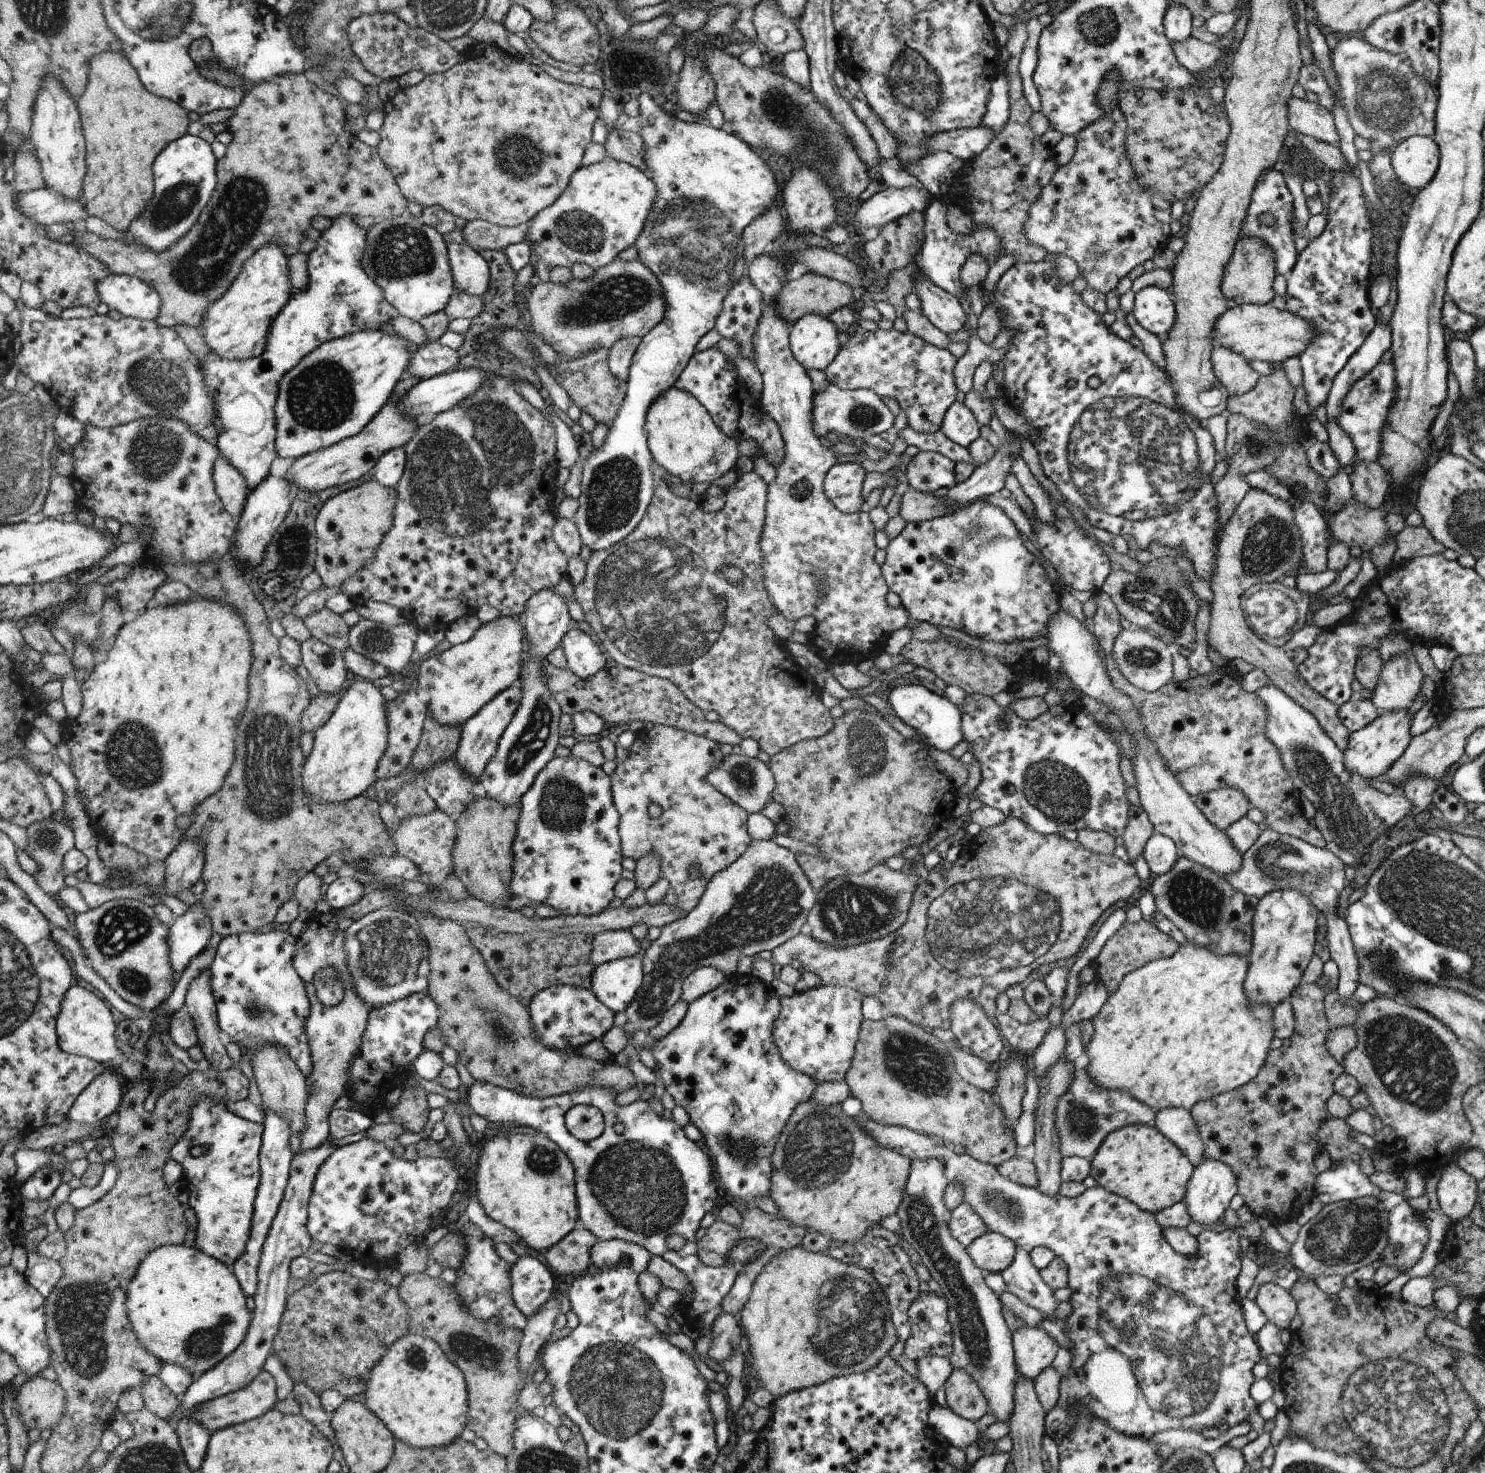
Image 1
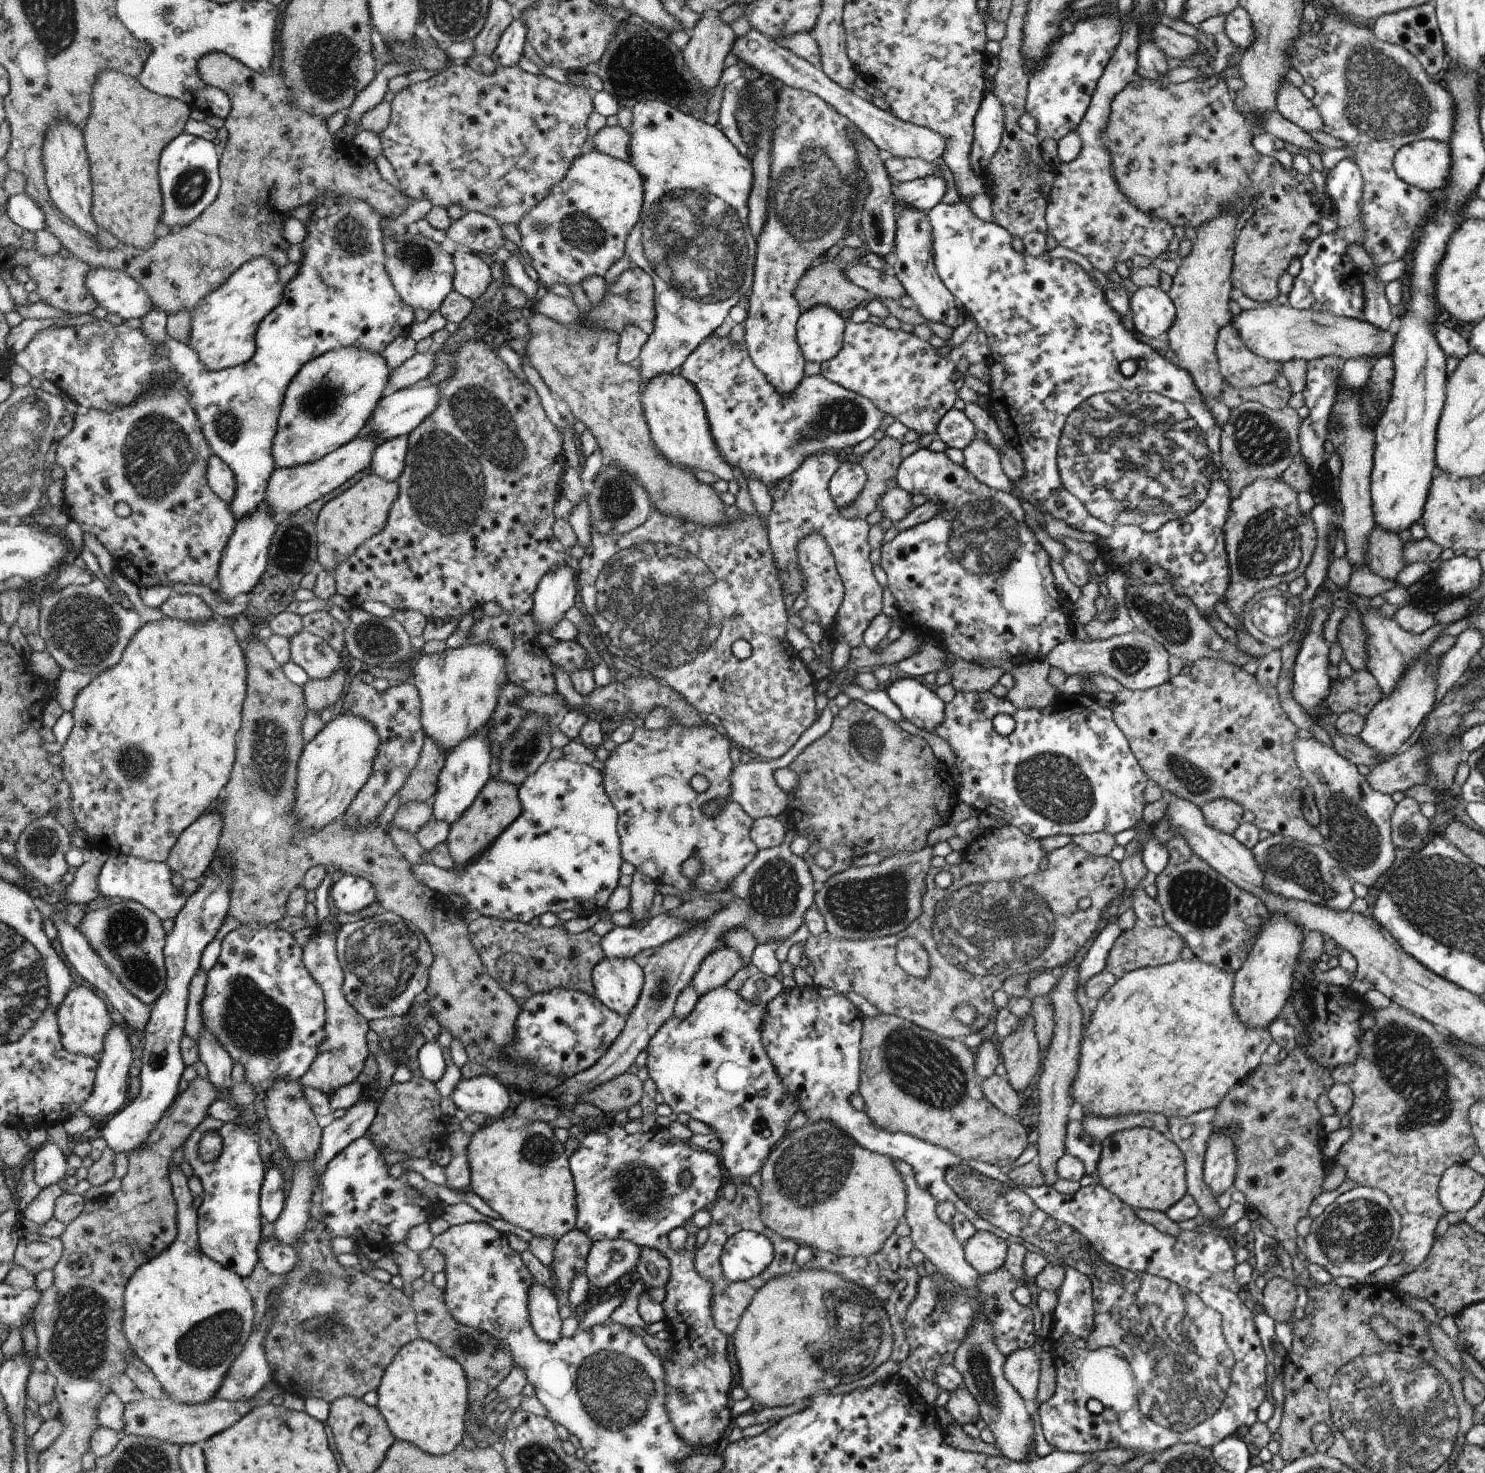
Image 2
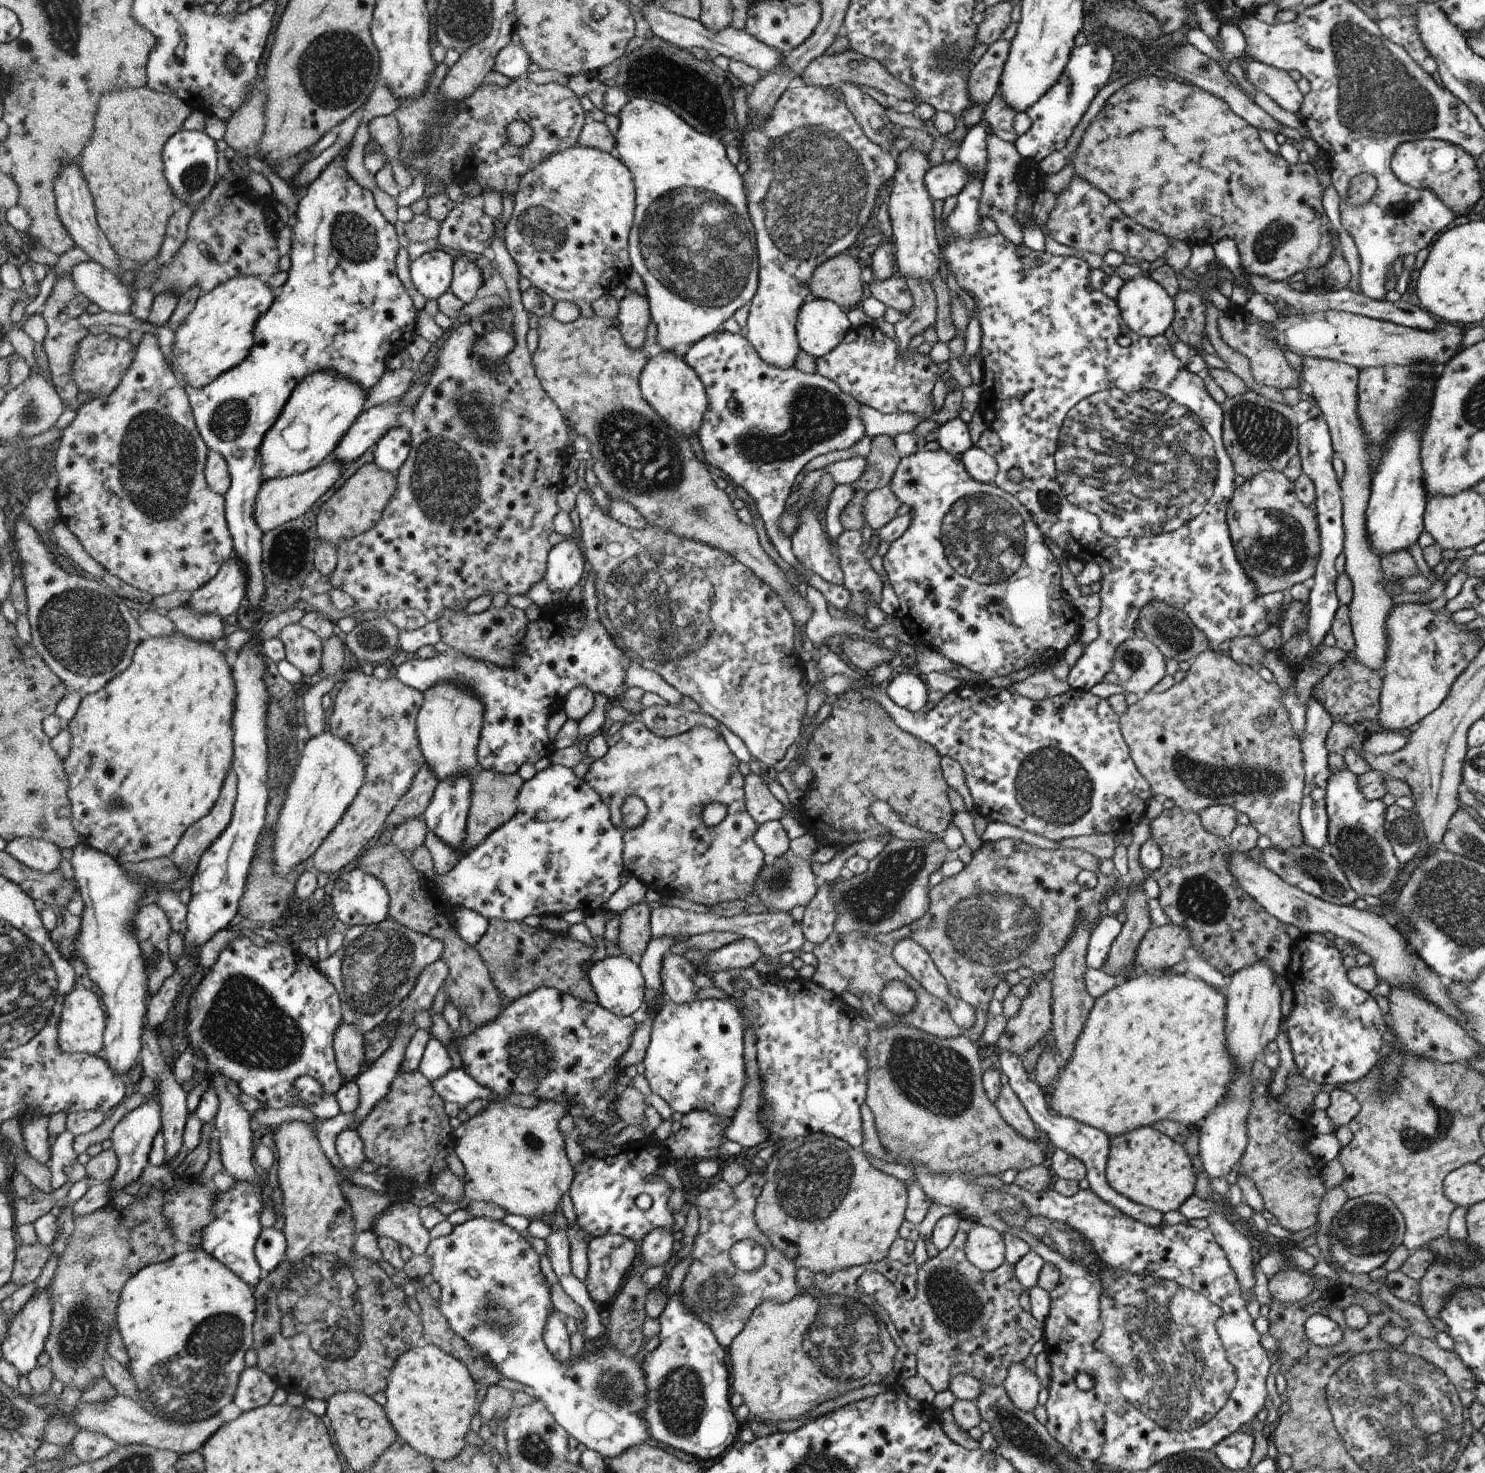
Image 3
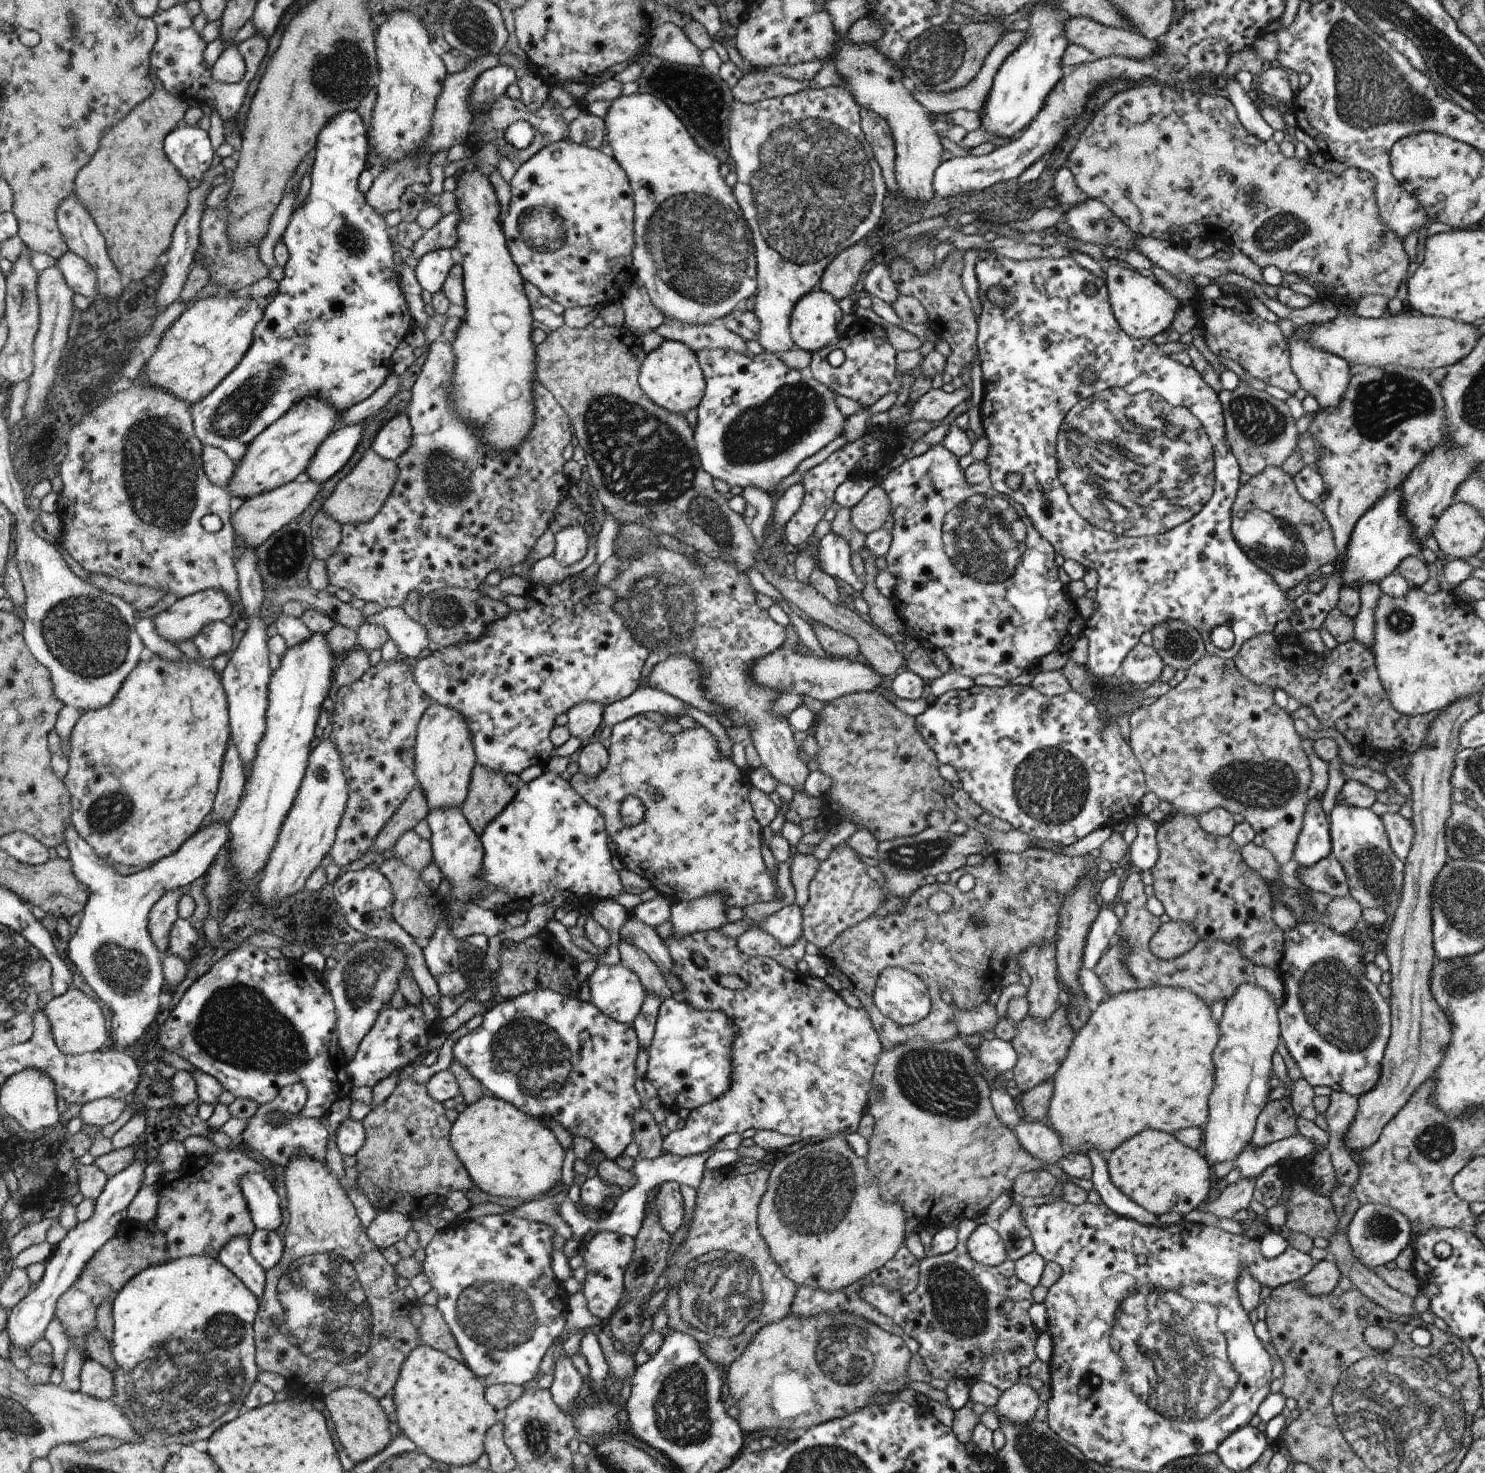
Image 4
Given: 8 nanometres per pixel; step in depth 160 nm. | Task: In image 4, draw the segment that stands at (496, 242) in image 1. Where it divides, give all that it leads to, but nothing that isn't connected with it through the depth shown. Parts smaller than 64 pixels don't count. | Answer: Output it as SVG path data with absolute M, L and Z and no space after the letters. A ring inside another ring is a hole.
M452 211L442 217L431 229L425 230L411 248L414 258L419 260L430 251L451 249L456 246L458 237L459 212Z

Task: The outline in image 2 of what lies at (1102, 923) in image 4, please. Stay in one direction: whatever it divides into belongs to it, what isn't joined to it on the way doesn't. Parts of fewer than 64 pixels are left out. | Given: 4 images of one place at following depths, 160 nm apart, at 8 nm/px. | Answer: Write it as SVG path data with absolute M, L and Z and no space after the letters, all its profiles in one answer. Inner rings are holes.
M1108 923L1106 927L1094 938L1092 946L1082 962L1079 963L1079 988L1077 989L1077 999L1082 1008L1082 1017L1086 1026L1092 1015L1092 1011L1088 1008L1088 996L1084 991L1085 982L1096 976L1105 969L1107 958L1115 940L1122 934L1121 928L1117 923Z

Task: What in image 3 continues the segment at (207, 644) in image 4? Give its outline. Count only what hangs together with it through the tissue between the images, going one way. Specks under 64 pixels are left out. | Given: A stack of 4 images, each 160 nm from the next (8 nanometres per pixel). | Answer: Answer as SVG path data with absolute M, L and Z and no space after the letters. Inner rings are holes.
M187 606L176 607L166 616L174 623L175 630L189 639L212 643L223 639L231 626L229 621L221 619L218 615L200 615L190 611Z

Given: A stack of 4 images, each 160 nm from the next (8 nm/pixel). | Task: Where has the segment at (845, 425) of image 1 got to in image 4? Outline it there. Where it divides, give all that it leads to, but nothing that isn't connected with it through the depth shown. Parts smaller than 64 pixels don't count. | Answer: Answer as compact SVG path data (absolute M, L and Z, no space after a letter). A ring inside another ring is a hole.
M700 349L697 355L698 360L701 360L701 368L704 370L706 377L706 394L698 406L698 425L694 428L694 440L697 440L698 456L701 460L702 468L706 469L706 472L709 472L714 478L724 480L728 486L741 486L742 488L746 488L746 486L759 486L764 488L770 496L774 496L775 490L774 492L771 491L776 484L789 474L792 474L794 468L802 460L824 448L824 446L832 442L843 432L844 422L847 418L836 407L832 391L808 372L790 369L774 353L763 351L760 354L753 354L748 350L734 352L728 349Z

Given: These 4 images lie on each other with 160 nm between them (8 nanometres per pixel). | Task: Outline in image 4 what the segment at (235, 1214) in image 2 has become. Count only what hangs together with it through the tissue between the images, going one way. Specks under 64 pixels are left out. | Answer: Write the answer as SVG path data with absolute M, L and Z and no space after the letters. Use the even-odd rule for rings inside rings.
M237 1237L219 1253L217 1259L232 1274L235 1274L250 1289L250 1292L258 1296L260 1300L265 1294L264 1269L262 1265L258 1266L258 1261L254 1260L249 1250L249 1238Z

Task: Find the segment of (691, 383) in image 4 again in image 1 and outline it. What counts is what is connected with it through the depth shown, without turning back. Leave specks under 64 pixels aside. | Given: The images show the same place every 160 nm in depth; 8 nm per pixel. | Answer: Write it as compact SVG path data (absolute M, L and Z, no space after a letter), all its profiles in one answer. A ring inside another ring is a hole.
M670 387L653 402L645 416L645 428L648 431L648 443L653 460L665 468L677 482L714 482L731 469L736 469L738 462L738 441L729 438L710 416L708 409L686 389Z

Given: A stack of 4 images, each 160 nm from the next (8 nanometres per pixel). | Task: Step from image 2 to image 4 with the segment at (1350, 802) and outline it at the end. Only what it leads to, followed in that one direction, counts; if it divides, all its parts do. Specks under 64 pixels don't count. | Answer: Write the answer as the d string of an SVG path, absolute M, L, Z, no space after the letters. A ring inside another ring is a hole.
M1338 802L1328 818L1330 820L1329 831L1332 850L1347 876L1350 896L1354 897L1363 909L1378 908L1383 910L1382 907L1386 904L1396 906L1400 900L1404 884L1403 870L1405 869L1405 863L1394 854L1382 818L1377 816L1371 809L1347 807L1346 805L1340 805Z

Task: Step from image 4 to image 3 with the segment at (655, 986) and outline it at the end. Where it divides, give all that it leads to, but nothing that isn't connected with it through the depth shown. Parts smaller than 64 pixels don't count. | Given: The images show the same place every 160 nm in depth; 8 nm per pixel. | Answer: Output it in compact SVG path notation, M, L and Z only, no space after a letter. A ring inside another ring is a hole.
M644 900L619 913L617 945L626 957L643 956L652 942L650 933L650 908Z

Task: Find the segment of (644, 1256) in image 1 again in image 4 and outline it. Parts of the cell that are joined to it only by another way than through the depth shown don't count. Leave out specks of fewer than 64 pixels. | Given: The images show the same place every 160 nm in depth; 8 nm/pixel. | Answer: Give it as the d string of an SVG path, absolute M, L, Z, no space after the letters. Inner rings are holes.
M601 1227L597 1233L589 1238L583 1255L583 1264L586 1267L587 1276L582 1291L586 1297L588 1310L602 1321L608 1322L608 1318L614 1315L622 1296L624 1296L624 1285L622 1278L625 1278L626 1266L633 1260L634 1237L623 1235L612 1231L610 1228Z

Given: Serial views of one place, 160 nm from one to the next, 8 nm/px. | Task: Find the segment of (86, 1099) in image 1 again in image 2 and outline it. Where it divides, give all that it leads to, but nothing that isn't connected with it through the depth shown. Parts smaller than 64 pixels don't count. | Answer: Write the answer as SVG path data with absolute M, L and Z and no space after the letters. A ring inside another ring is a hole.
M114 1025L105 1036L105 1050L101 1052L99 1059L100 1068L97 1072L97 1080L94 1092L84 1107L80 1109L84 1115L92 1120L100 1120L116 1114L122 1104L126 1102L126 1092L128 1092L128 1070L132 1066L132 1046L128 1042L126 1032L118 1025Z

